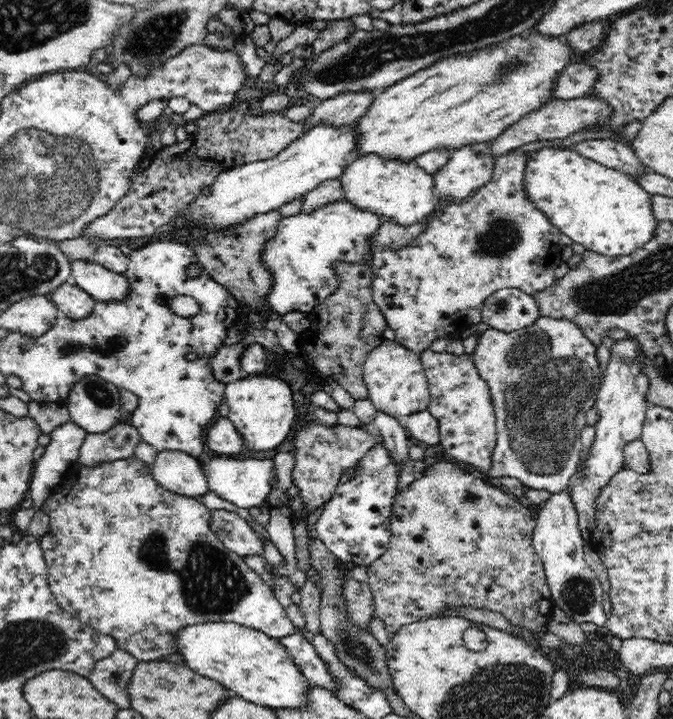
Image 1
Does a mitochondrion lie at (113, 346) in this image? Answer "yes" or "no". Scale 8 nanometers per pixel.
yes

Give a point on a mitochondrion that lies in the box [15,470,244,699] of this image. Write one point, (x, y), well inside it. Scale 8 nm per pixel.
(115, 677)

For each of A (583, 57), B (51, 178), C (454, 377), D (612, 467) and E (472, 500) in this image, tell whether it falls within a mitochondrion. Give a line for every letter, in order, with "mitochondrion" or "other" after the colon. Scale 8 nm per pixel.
A: other
B: mitochondrion
C: other
D: other
E: mitochondrion

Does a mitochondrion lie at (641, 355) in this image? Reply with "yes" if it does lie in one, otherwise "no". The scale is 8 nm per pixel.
no

